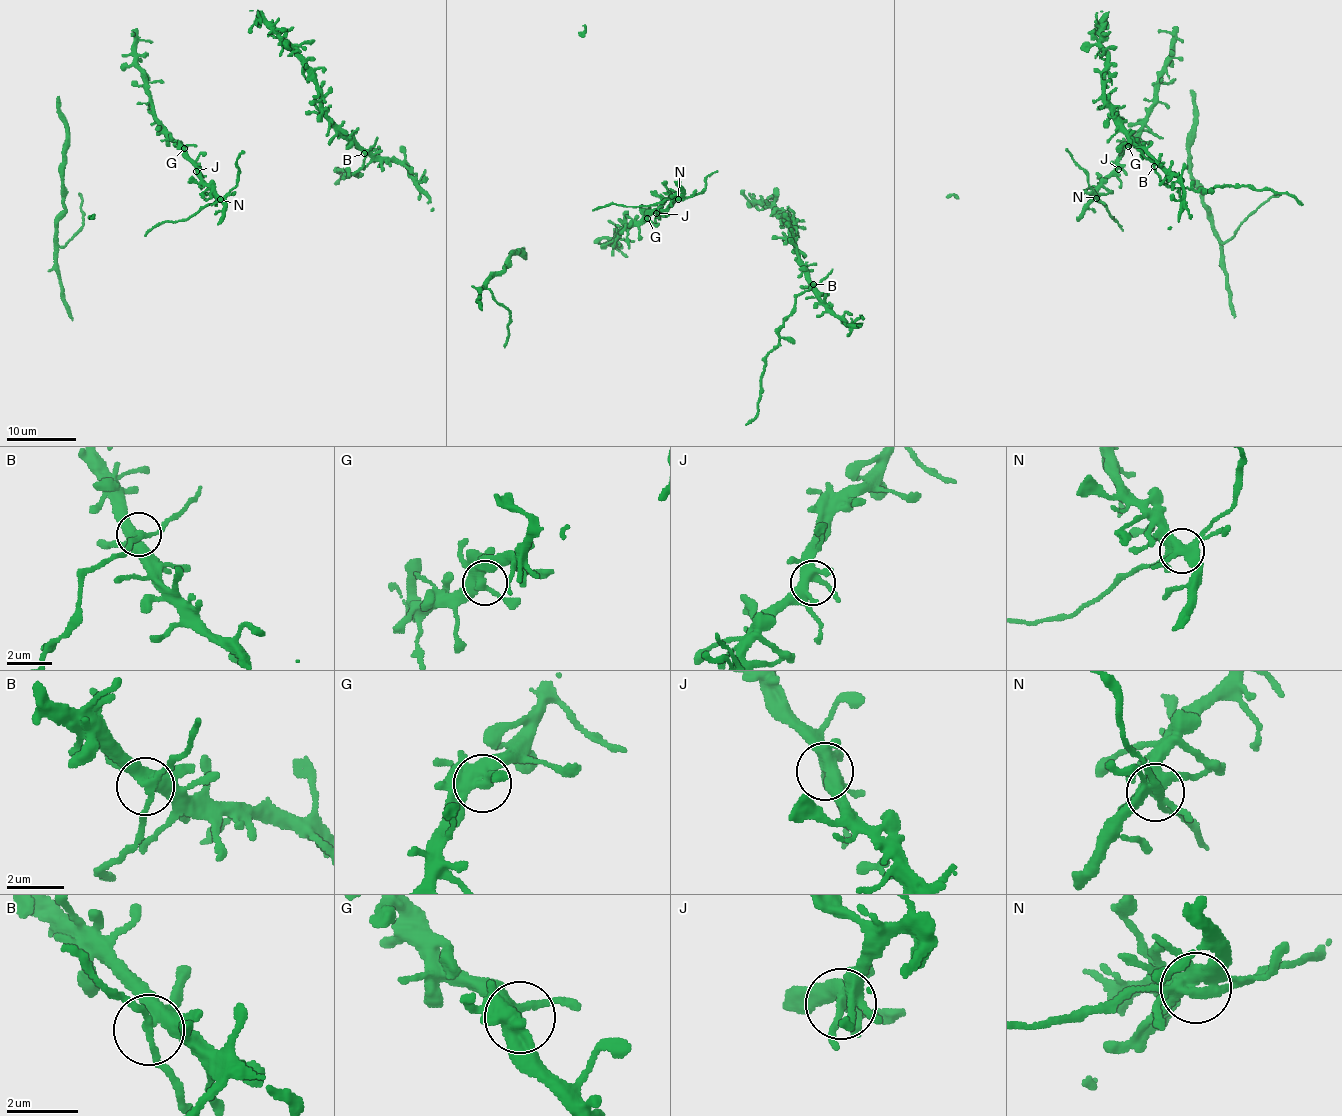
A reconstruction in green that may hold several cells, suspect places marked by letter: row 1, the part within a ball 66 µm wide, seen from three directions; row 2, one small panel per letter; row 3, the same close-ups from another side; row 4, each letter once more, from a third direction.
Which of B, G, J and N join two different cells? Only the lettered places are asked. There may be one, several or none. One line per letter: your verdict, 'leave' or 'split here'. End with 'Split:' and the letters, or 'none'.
B: split here
G: leave
J: leave
N: split here
Split: B, N

